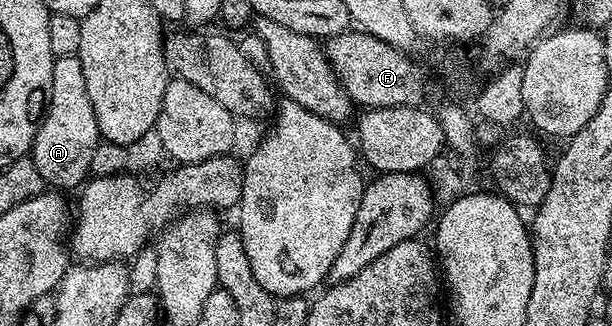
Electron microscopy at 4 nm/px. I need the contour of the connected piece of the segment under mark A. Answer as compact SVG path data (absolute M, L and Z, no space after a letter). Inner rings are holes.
M59 55L52 65L52 89L46 114L34 138L32 158L40 169L43 184L54 189L81 188L91 174L90 166L100 136L92 101L88 101L88 85L84 85L84 65L77 55Z

